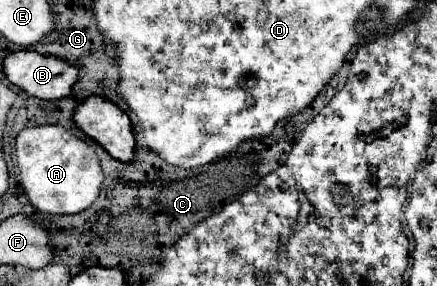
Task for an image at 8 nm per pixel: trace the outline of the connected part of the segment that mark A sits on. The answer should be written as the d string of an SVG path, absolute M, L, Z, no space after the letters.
M40 125L20 131L16 137L16 161L20 183L30 203L52 215L74 215L86 211L102 187L102 169L94 149L62 125Z

